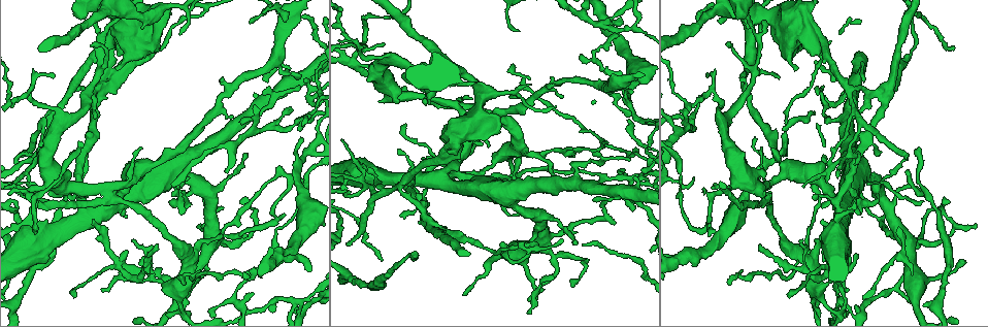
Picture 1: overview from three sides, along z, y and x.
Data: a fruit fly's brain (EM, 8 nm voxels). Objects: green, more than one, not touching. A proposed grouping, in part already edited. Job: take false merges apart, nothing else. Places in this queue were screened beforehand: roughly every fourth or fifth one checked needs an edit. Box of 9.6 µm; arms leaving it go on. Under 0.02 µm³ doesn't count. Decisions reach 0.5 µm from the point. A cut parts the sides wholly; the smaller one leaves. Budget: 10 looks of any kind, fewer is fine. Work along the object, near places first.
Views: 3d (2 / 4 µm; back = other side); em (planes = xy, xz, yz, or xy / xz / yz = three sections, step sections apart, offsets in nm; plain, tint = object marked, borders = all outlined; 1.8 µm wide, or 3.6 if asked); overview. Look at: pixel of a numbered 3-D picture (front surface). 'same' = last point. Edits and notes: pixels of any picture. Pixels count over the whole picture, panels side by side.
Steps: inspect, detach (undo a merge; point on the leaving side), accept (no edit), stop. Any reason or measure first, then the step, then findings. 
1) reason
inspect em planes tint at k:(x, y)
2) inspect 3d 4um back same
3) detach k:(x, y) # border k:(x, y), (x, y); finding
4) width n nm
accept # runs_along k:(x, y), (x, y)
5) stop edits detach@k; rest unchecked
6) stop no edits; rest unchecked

four-way junction
inspect 3d 4um at 1:(894, 204)

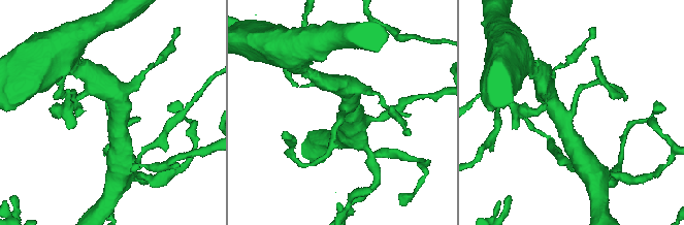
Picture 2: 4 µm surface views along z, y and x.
arms 4
inspect em planes tint at 2:(345, 112)

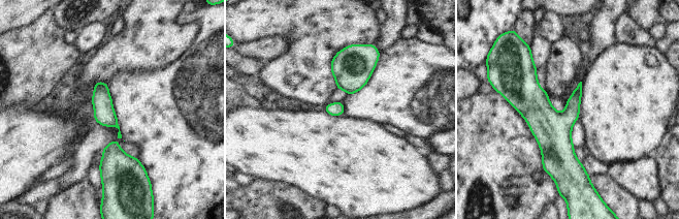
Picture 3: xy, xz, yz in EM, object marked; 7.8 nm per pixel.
accept # runs_along 3:(529, 63), (529, 99), (567, 169); one cell here

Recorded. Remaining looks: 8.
two arms in line, one across
inspect em planes tint at 1:(846, 120)

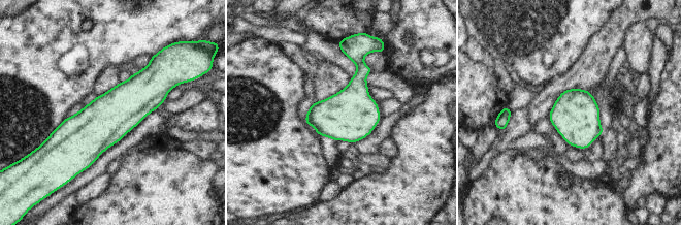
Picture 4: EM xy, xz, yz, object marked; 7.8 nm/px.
accept # one cell here

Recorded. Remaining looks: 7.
closes a loop
inspect 3d 4um back at 1:(834, 163)

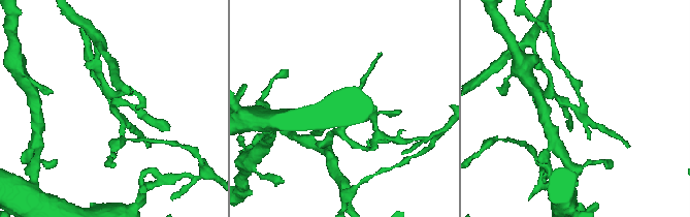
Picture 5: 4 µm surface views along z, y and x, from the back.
inspect em planes tint at 5:(578, 108)

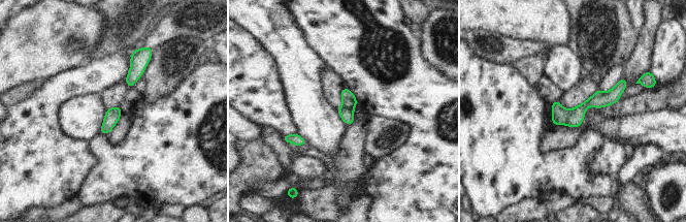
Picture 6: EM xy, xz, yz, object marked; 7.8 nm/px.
width 110 nm
accept # runs_along 6:(624, 84), (574, 117), (554, 121); all the same cell

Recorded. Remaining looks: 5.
calibre changes
inspect 3d 4um at 1:(603, 140)

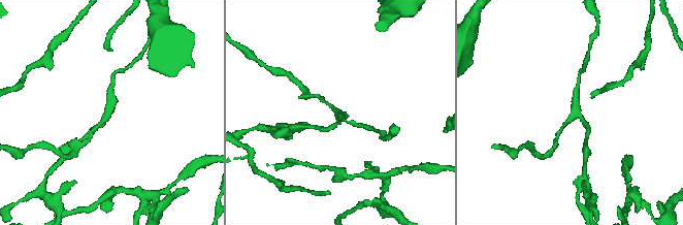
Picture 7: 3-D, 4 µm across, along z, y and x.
inspect em xy step 8 tint at 7:(335, 111)

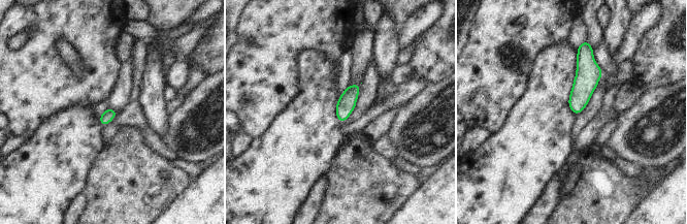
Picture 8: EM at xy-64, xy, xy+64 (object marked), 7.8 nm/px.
inspect em planes tint same

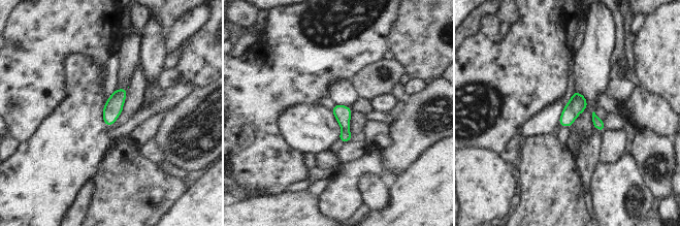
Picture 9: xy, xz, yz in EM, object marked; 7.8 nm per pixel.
width 130 nm
accept # continuous, no second cell

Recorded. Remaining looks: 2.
stop no edits; rest unchecked

